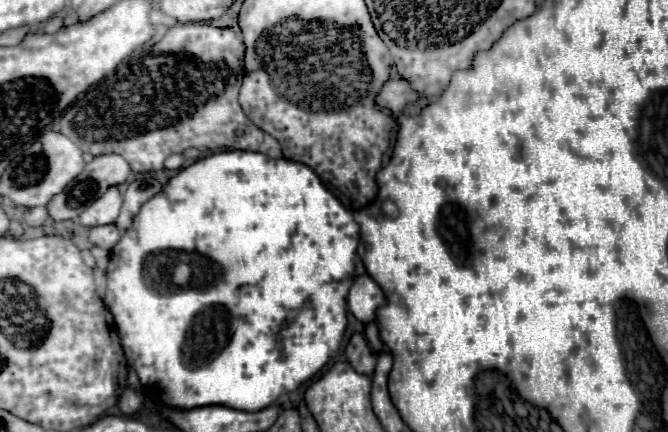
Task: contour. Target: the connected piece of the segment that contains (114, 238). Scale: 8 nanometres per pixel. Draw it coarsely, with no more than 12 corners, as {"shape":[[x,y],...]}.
{"shape":[[116,224],[90,228],[88,234],[94,246],[110,250],[120,240]]}

